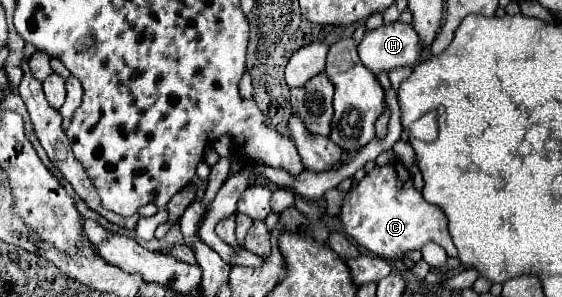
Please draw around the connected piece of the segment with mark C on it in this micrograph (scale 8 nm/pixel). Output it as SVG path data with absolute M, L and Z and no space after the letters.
M401 162L375 166L367 172L357 188L347 192L341 222L345 232L353 236L359 246L385 260L391 260L403 252L421 250L427 242L439 244L451 258L457 256L455 244L447 232L447 218L443 216L443 210L423 200L413 186L411 174Z

